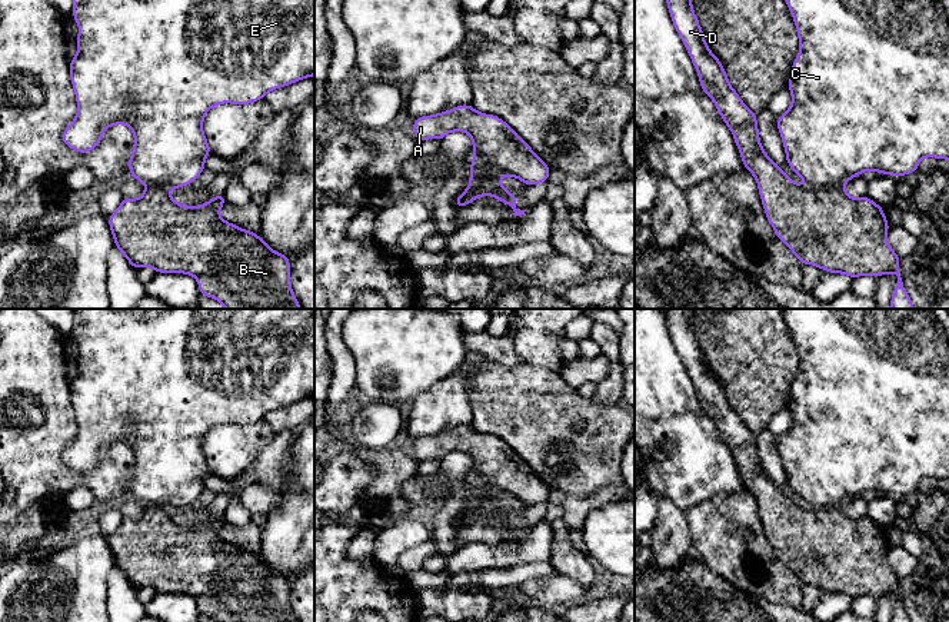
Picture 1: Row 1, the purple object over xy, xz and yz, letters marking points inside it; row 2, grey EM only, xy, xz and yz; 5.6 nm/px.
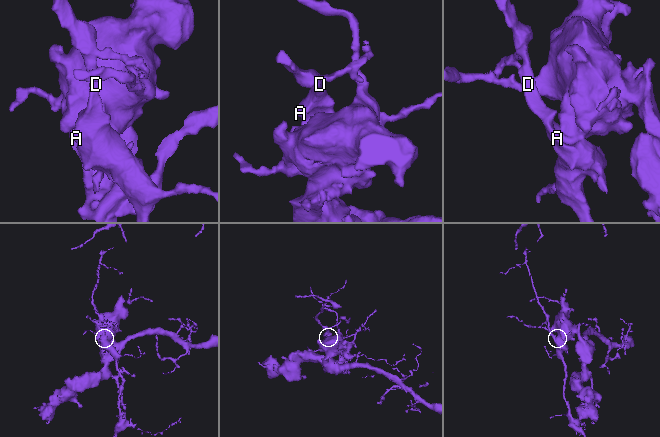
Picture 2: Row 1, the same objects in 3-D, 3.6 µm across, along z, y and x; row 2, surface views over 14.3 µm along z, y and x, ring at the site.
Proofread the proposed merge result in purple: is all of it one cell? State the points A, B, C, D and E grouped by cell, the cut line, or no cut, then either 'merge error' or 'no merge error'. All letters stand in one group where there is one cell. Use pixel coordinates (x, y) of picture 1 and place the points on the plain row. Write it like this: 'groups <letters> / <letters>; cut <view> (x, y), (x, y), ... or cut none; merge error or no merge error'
groups A B D / C E; cut yz (808, 505), (842, 506); merge error

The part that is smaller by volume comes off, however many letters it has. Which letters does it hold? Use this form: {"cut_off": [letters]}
{"cut_off": ["A", "B", "D"]}

